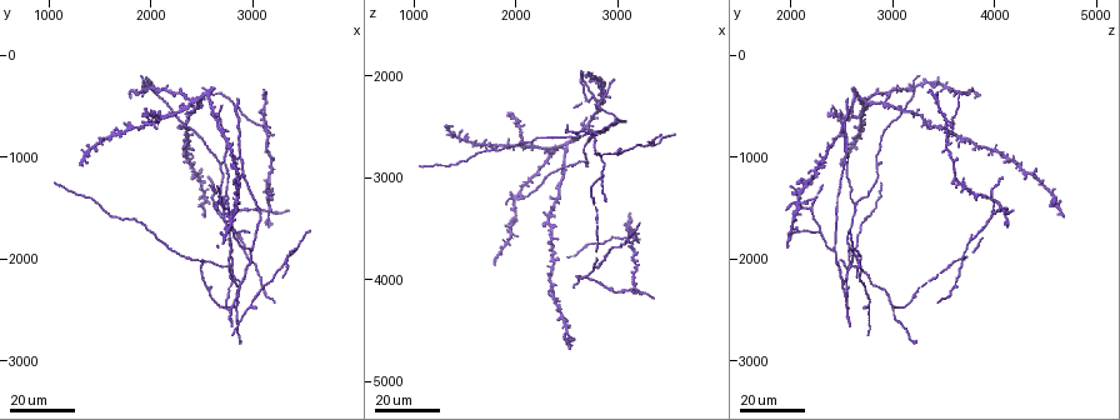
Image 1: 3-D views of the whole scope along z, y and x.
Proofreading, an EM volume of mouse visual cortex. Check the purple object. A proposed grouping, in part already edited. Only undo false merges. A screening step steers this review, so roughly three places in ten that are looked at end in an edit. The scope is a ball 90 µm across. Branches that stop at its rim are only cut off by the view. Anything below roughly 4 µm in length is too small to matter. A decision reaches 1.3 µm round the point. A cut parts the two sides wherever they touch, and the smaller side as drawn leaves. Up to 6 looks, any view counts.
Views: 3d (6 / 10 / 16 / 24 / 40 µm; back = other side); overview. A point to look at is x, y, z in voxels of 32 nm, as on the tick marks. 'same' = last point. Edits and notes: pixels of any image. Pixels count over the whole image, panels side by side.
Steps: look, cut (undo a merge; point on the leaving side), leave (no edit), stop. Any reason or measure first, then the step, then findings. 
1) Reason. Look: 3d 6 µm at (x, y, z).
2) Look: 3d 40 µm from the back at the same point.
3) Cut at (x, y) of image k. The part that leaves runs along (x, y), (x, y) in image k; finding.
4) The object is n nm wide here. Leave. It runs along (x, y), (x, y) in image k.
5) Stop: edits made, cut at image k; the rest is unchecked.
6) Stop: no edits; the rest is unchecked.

Three-way junction. Look: 3d 16 µm at (2820, 1740, 2280).

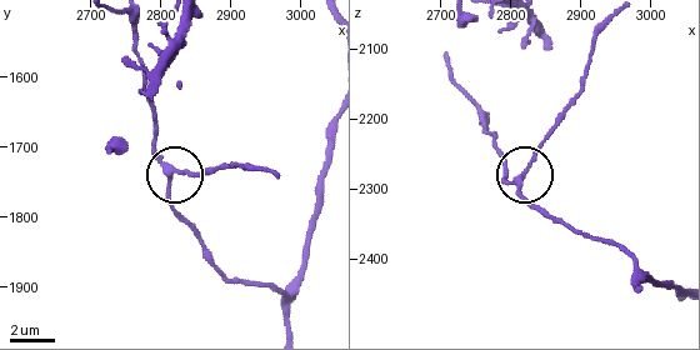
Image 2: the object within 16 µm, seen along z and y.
Zoom in. Look: 3d 10 µm at (2810, 1730, 2280).

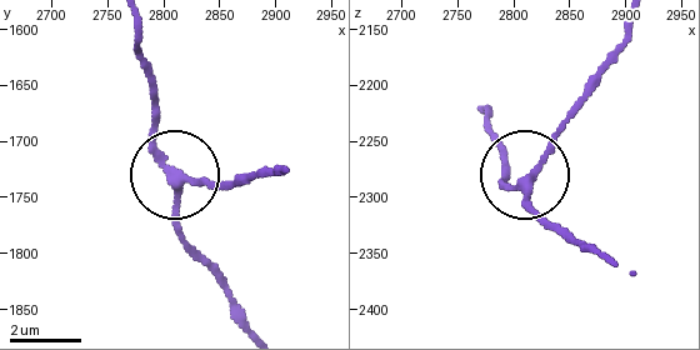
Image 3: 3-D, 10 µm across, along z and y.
Leave. Continuous, no second neuron.

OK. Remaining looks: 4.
Arms part here. Look: 3d 24 µm at (2920, 2240, 2520).

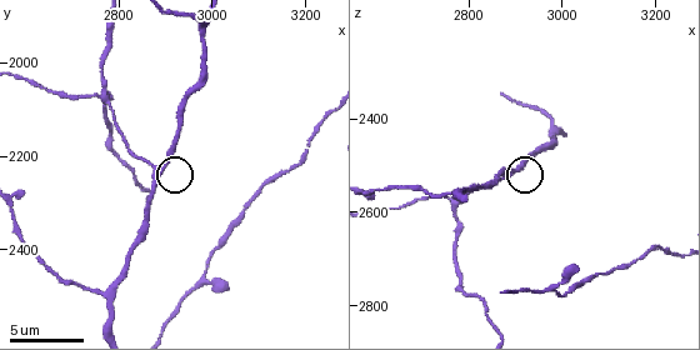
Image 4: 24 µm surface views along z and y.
Look: 3d 10 µm at (2890, 2230, 2515).

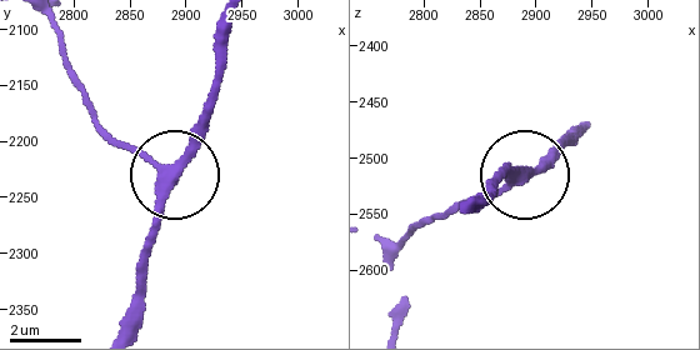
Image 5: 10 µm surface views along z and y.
The object is 290 nm wide here. Leave. It runs along (54, 24), (89, 114), (168, 171), (221, 81) in image 5; all the same neuron.

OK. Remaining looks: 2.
Three-way junction. Look: 3d 16 µm at (2985, 2460, 2760).

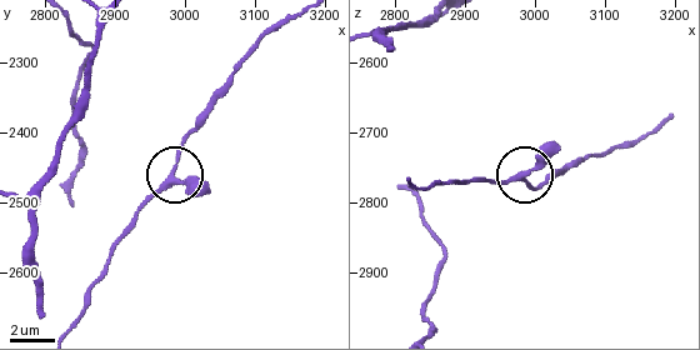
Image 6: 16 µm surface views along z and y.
3 arms meet here. Leave. All the same neuron.

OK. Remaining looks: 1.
Stop: no edits; the rest is unchecked.

